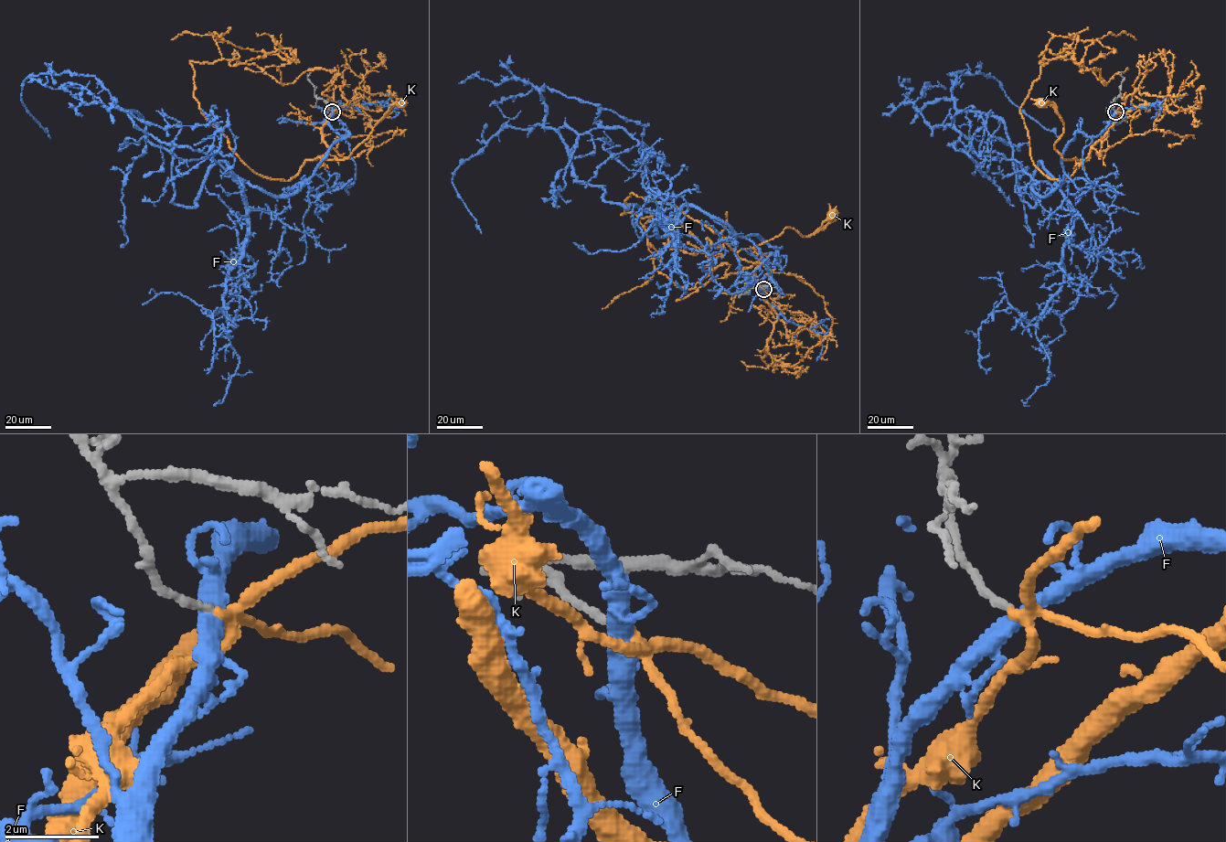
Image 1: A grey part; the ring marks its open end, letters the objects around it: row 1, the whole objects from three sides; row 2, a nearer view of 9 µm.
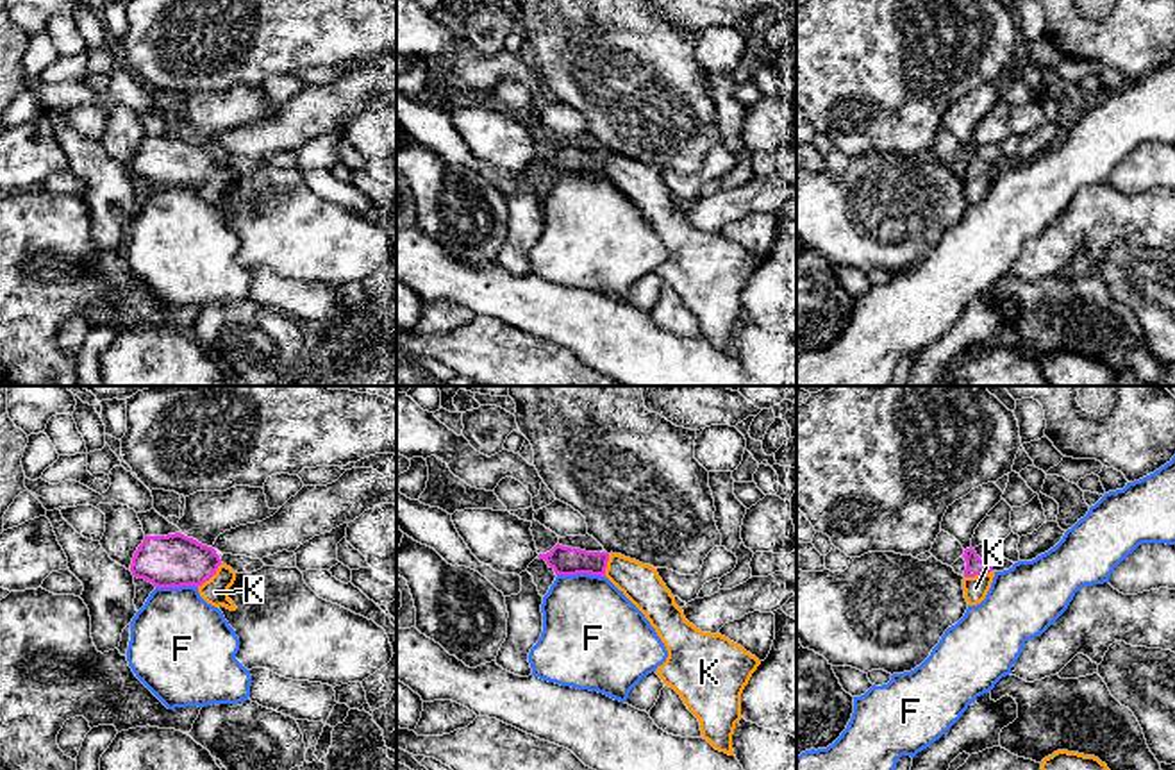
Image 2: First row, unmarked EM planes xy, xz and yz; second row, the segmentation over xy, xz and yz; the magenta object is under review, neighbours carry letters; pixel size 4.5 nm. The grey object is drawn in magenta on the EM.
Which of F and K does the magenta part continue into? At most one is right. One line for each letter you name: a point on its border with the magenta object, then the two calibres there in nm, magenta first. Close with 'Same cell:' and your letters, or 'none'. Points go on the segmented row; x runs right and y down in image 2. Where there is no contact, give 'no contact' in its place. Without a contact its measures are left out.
K: contact xy (209, 577); calibres 240 and 120 nm
Same cell: K

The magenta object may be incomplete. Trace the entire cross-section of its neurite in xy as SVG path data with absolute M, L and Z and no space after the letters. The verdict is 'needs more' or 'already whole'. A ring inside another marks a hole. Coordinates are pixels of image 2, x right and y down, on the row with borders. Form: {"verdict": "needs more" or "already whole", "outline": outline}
{"verdict": "needs more", "outline": "M180 532L145 536L132 557L130 572L155 588L195 586L207 604L238 609L229 598L236 572L221 563L212 547Z"}

